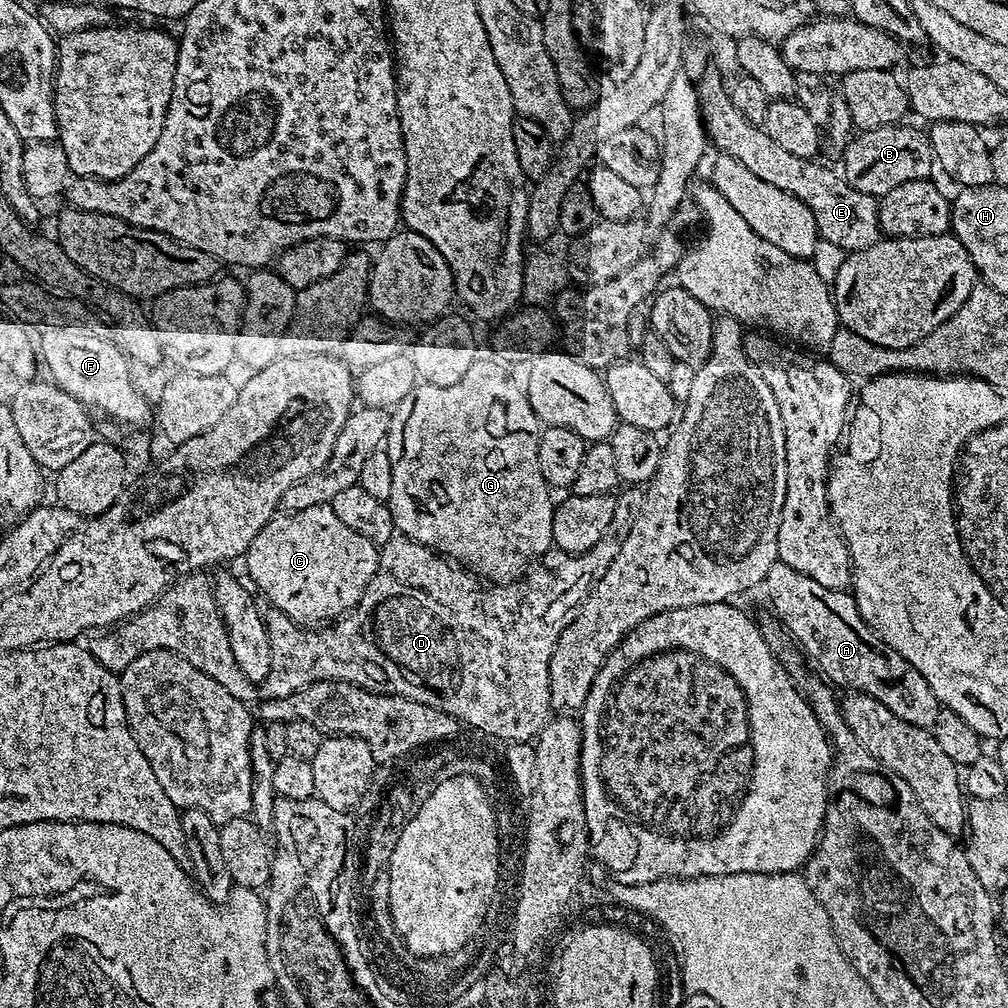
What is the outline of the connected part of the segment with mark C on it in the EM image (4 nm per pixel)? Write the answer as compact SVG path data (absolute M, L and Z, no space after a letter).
M323 504L322 506L310 506L310 510L277 515L254 538L254 542L248 547L246 561L248 560L248 572L252 575L253 582L260 587L261 593L259 592L259 595L261 597L264 595L271 607L282 610L282 614L286 614L291 620L295 620L301 626L316 626L321 622L335 621L343 616L345 612L351 612L356 607L357 602L362 598L362 594L370 582L370 578L376 572L377 555L377 545L371 544L366 538L362 538L362 534L354 534L354 530L350 530L350 526L344 525L343 522L338 522L338 514L334 514L334 510L329 505Z

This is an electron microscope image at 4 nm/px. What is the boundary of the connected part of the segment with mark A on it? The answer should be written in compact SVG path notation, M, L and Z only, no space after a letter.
M779 562L770 566L762 591L768 595L776 611L775 619L782 625L783 631L797 640L795 643L802 649L803 655L813 665L817 664L815 667L829 685L837 689L848 688L844 690L852 692L865 692L870 698L882 702L882 706L886 706L886 710L902 722L914 728L931 729L942 711L939 698L934 690L930 690L926 678L922 678L922 674L918 674L906 658L877 642L876 633L860 617L851 594L818 586L812 578L806 578L804 574L798 574L798 570L790 570L790 566Z

